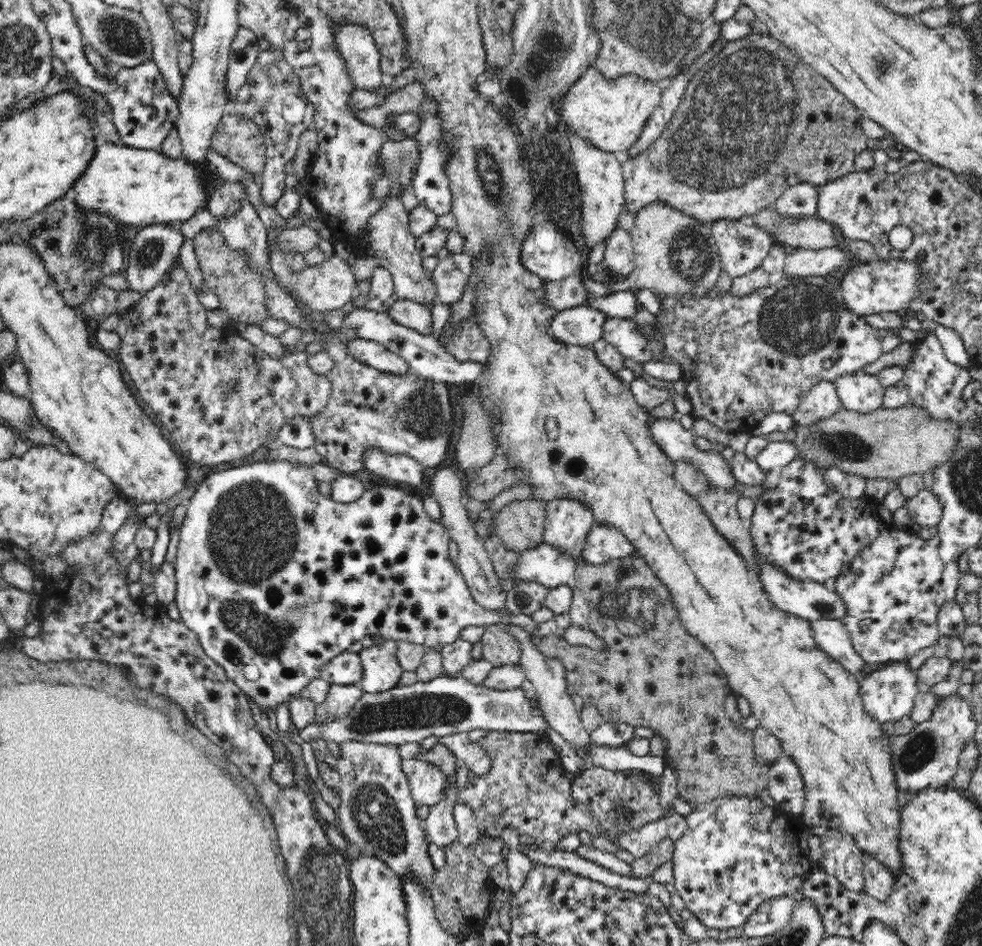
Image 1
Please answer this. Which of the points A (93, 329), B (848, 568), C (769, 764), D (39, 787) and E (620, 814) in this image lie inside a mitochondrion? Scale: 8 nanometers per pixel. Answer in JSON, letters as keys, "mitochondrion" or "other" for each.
{"A":"other","B":"other","C":"other","D":"mitochondrion","E":"mitochondrion"}

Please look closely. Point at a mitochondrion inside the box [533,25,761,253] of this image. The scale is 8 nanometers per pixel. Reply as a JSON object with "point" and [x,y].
{"point":[692,68]}

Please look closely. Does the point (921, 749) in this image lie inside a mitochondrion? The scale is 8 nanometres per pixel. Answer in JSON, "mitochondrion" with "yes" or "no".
{"mitochondrion":"yes"}

